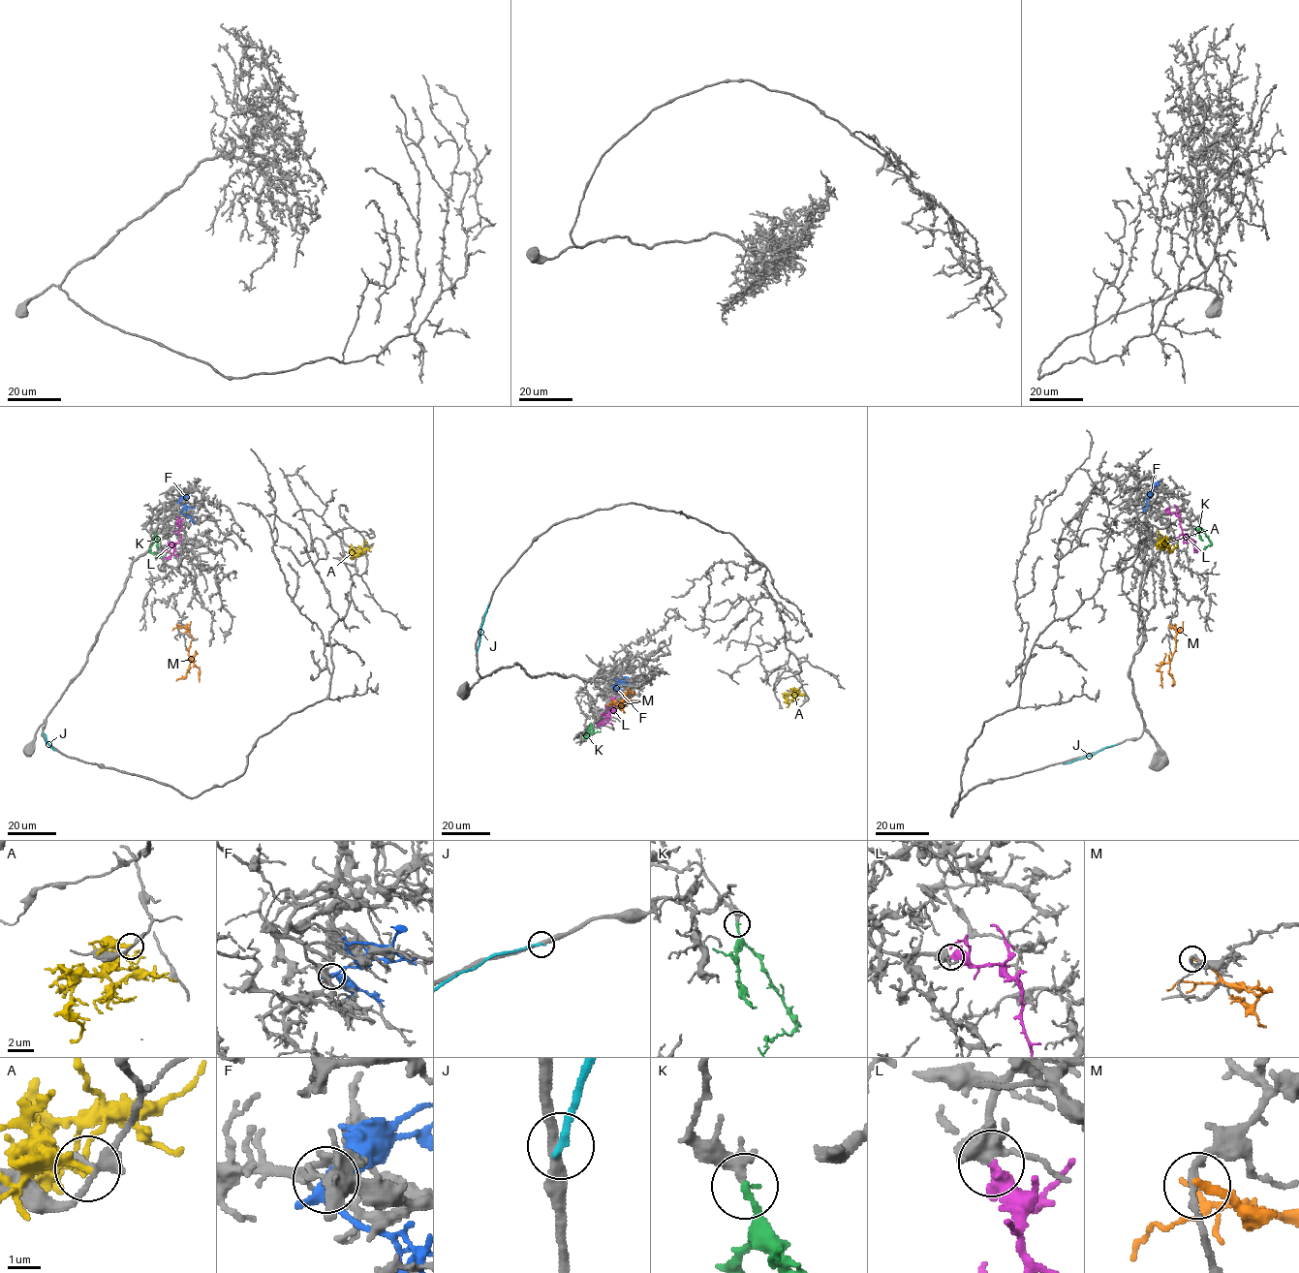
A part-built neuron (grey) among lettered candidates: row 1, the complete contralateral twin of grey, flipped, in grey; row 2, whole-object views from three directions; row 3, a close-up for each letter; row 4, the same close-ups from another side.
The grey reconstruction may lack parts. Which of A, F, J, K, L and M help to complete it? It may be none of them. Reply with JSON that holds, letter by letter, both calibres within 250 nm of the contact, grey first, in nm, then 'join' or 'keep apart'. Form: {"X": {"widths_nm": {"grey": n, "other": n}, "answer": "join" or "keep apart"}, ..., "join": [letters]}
{"A": {"widths_nm": {"grey": 220, "other": 240}, "answer": "keep apart"}, "F": {"widths_nm": {"grey": 150, "other": 320}, "answer": "keep apart"}, "J": {"widths_nm": {"grey": 320, "other": 240}, "answer": "keep apart"}, "K": {"widths_nm": {"grey": 420, "other": 190}, "answer": "join"}, "L": {"widths_nm": {"grey": 360, "other": 480}, "answer": "join"}, "M": {"widths_nm": {"grey": 200, "other": 220}, "answer": "keep apart"}, "join": ["K", "L"]}

